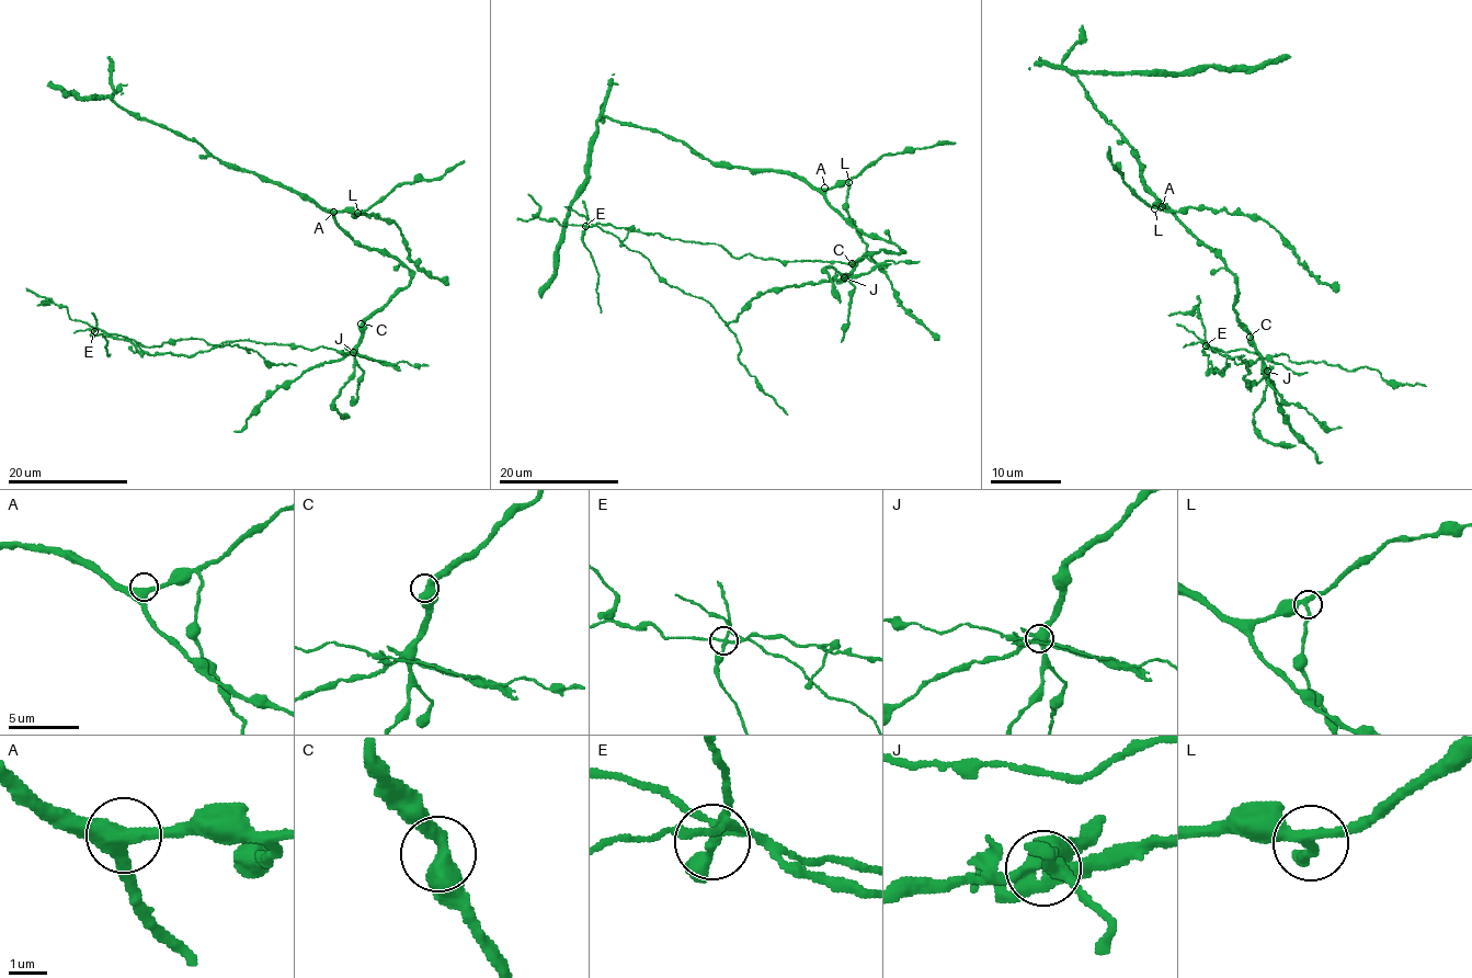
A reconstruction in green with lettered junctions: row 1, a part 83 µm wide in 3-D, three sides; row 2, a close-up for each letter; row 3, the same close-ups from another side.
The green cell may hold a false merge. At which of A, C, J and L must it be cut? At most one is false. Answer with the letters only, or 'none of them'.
J

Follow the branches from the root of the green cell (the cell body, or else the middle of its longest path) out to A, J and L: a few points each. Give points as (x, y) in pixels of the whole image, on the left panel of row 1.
A: (364, 325), (409, 283), (410, 272), (390, 257), (360, 247), (338, 225), (333, 212)
J: (364, 325), (362, 337), (353, 352)
L: (364, 325), (409, 283), (410, 272), (390, 257), (360, 247), (333, 216), (337, 212), (357, 213)

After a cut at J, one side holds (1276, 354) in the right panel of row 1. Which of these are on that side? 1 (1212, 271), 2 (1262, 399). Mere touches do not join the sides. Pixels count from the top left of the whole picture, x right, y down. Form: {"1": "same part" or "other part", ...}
{"1": "other part", "2": "other part"}

